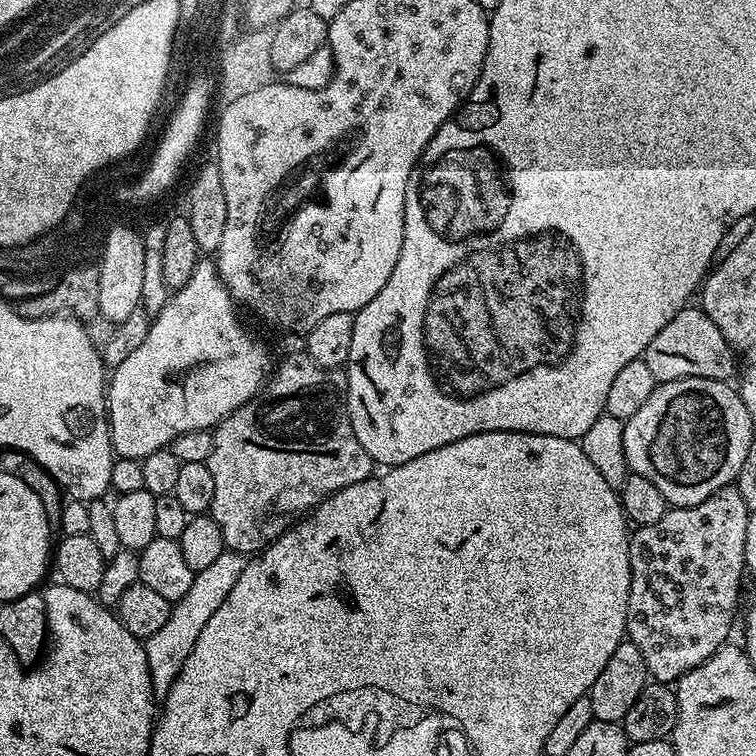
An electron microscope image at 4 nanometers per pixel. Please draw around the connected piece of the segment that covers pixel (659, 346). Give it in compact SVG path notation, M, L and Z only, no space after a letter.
M696 306L683 308L674 314L674 318L670 318L670 322L658 330L654 342L646 346L643 359L661 384L682 378L710 378L728 382L738 372L738 357L726 342L722 330L718 330L708 315Z

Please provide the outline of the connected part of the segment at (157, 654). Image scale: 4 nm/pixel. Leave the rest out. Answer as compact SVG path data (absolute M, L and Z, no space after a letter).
M225 550L218 554L218 559L213 564L196 573L194 582L190 582L190 590L186 590L186 594L182 594L182 598L173 603L172 613L170 618L166 618L165 624L144 641L153 696L163 698L168 695L170 686L174 686L186 658L190 658L190 650L194 650L194 642L198 642L198 634L202 634L206 622L210 622L210 617L218 611L218 606L226 602L230 590L234 590L242 570L246 570L247 565L245 553Z

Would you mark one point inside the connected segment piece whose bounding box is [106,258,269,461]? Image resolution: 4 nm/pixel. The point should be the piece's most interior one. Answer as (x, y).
(197, 364)

